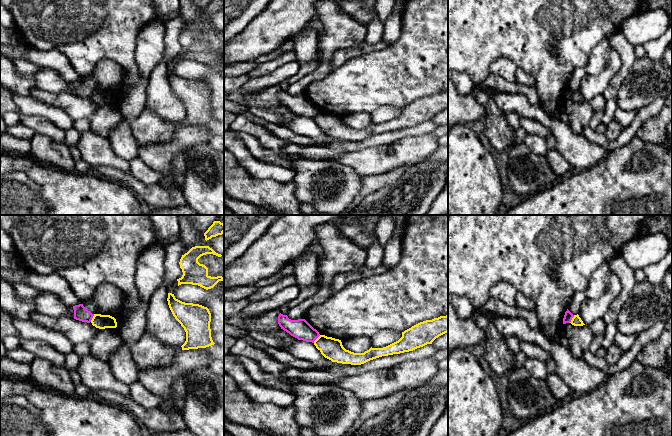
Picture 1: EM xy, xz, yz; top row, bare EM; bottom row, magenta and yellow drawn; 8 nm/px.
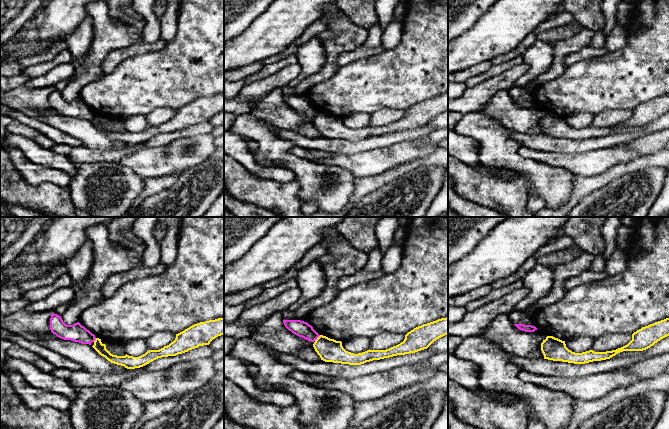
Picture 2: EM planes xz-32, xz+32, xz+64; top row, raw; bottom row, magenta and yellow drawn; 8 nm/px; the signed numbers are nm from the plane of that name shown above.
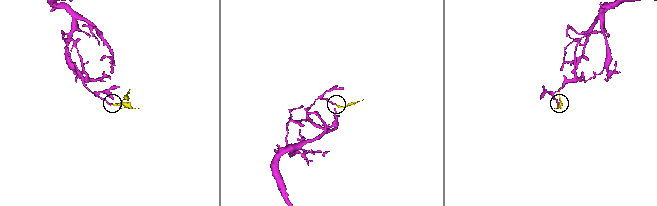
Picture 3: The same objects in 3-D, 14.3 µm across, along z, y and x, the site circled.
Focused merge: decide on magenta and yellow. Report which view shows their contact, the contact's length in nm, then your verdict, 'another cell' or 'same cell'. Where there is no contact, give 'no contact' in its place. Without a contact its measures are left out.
meets magenta in xy; contact 70 nm long; another cell

